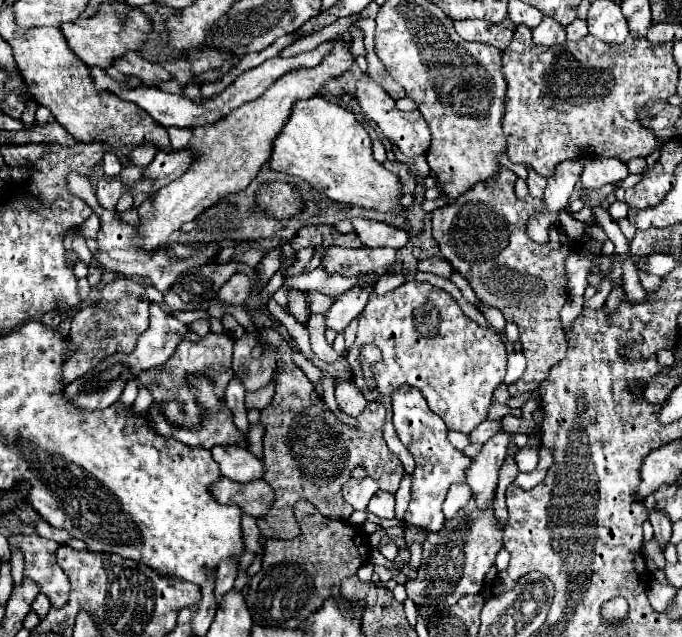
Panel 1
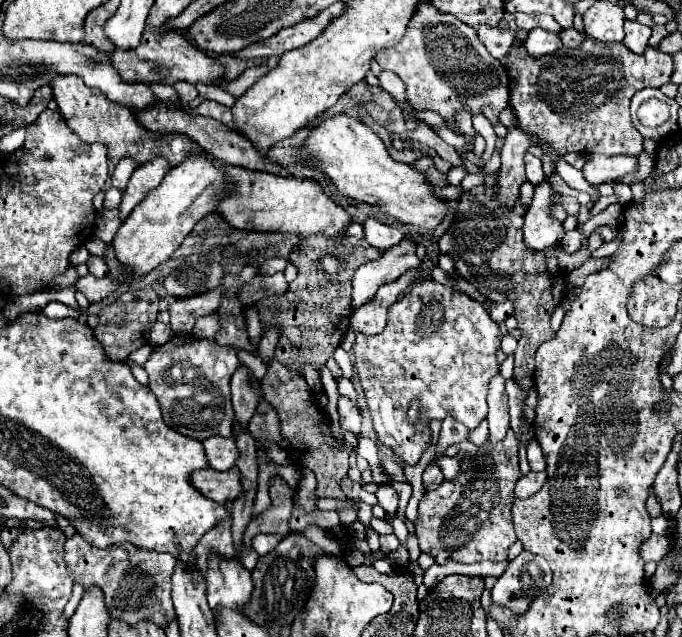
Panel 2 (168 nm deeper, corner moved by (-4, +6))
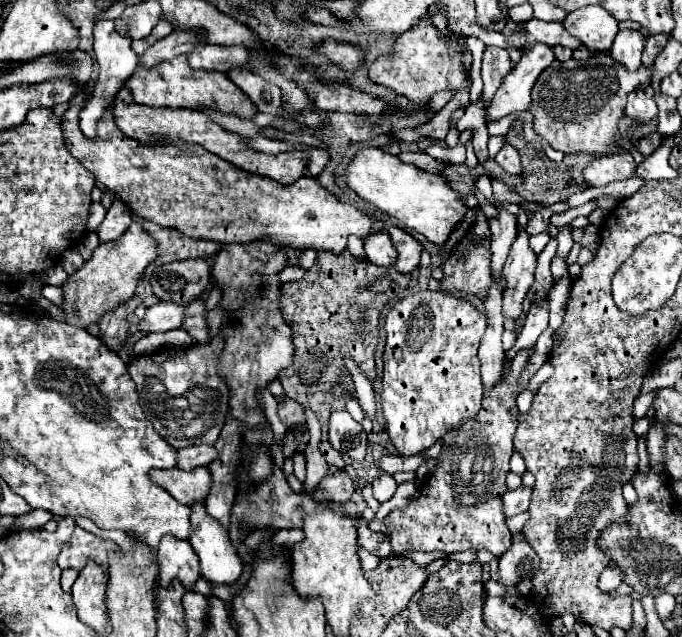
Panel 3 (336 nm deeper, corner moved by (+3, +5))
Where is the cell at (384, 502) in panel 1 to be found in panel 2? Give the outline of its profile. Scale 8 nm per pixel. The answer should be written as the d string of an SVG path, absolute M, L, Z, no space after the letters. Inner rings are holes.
M380 486L378 492L378 504L386 510L386 514L394 514L398 508L398 492L392 486Z

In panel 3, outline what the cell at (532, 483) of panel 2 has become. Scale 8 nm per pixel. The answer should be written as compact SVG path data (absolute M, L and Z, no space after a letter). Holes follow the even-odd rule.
M521 485L515 491L507 491L503 495L503 513L505 513L505 517L525 513L529 509L529 501L531 501L531 489L525 487L525 485Z

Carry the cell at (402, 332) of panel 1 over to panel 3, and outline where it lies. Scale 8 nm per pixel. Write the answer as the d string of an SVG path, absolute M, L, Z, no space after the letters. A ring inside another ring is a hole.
M419 291L393 305L385 317L387 345L385 345L385 375L383 375L383 417L385 431L401 455L417 455L449 429L459 427L465 419L475 417L481 409L483 385L479 375L479 341L485 333L487 319L469 301L441 291Z

